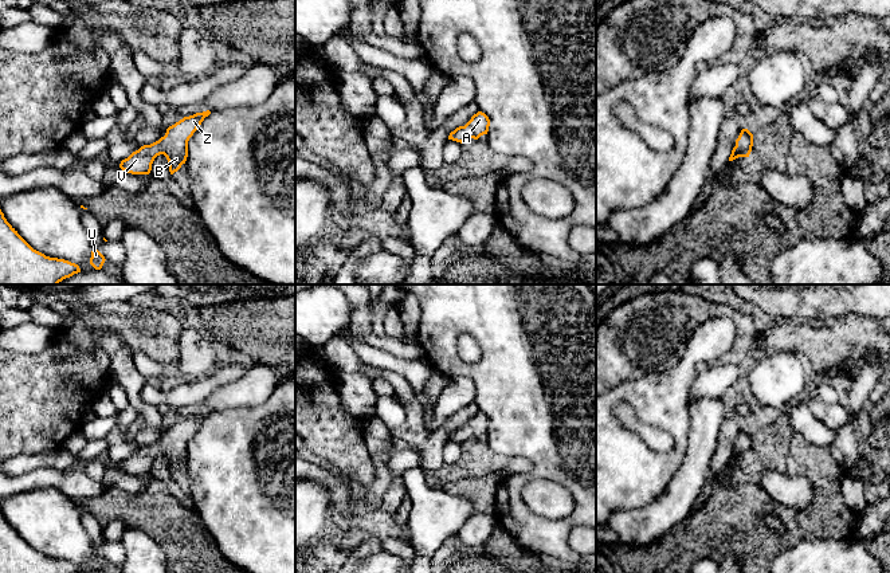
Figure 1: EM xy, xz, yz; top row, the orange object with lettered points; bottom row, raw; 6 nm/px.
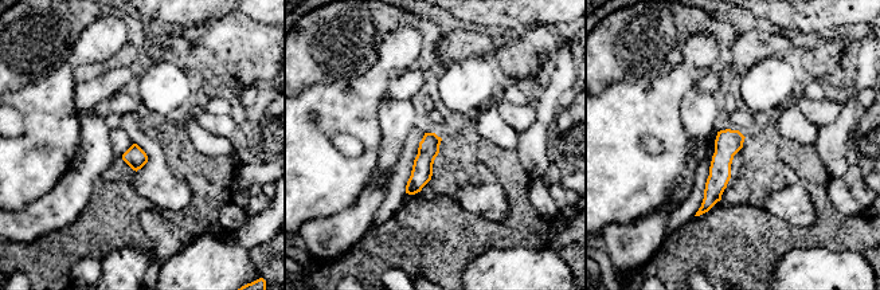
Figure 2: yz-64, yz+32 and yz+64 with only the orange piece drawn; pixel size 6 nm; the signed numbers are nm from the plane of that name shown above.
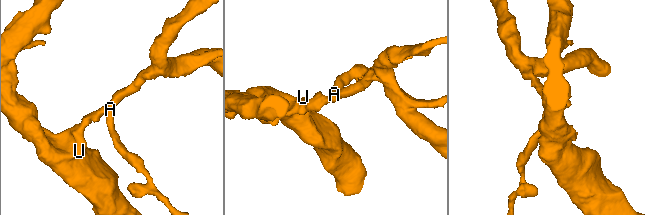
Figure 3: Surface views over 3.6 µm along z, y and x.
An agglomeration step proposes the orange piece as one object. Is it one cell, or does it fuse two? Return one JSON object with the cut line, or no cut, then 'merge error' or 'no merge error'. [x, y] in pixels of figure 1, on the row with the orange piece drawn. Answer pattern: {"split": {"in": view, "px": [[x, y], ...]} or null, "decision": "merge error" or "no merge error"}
{"split": null, "decision": "no merge error"}

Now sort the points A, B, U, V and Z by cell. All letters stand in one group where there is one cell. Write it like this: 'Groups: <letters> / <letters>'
Groups: A B U V Z

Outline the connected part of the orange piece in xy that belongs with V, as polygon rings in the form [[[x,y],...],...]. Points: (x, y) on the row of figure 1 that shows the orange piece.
[[[209,110],[184,117],[166,129],[164,137],[158,141],[144,145],[133,152],[128,158],[122,160],[119,168],[132,174],[149,174],[154,158],[164,154],[169,164],[169,172],[173,174],[188,157],[188,141],[201,125]]]

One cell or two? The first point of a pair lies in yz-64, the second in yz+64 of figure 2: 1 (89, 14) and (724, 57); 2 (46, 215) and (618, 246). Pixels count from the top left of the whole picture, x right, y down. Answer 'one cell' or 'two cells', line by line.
1: one cell
2: one cell

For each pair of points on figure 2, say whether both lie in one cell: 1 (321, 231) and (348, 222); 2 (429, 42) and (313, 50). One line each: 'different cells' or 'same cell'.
1: same cell
2: same cell

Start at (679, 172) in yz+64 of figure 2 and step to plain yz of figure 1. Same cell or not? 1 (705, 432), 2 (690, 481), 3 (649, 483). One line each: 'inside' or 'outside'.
1: outside
2: outside
3: inside

